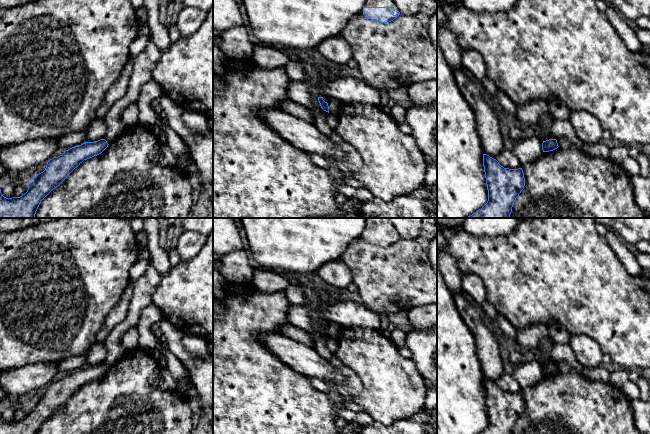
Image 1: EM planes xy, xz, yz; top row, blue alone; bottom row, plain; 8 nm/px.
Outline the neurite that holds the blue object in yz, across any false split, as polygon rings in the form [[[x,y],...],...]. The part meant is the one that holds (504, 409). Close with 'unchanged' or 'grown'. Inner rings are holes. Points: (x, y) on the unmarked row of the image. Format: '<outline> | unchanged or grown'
[[[483,378],[483,390],[488,425],[479,434],[512,434],[516,422],[525,410],[522,392],[504,392],[487,378]]] | unchanged

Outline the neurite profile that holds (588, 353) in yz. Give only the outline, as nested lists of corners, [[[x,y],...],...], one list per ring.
[[[572,335],[569,345],[579,364],[593,368],[602,364],[603,352],[600,345],[588,335]]]

